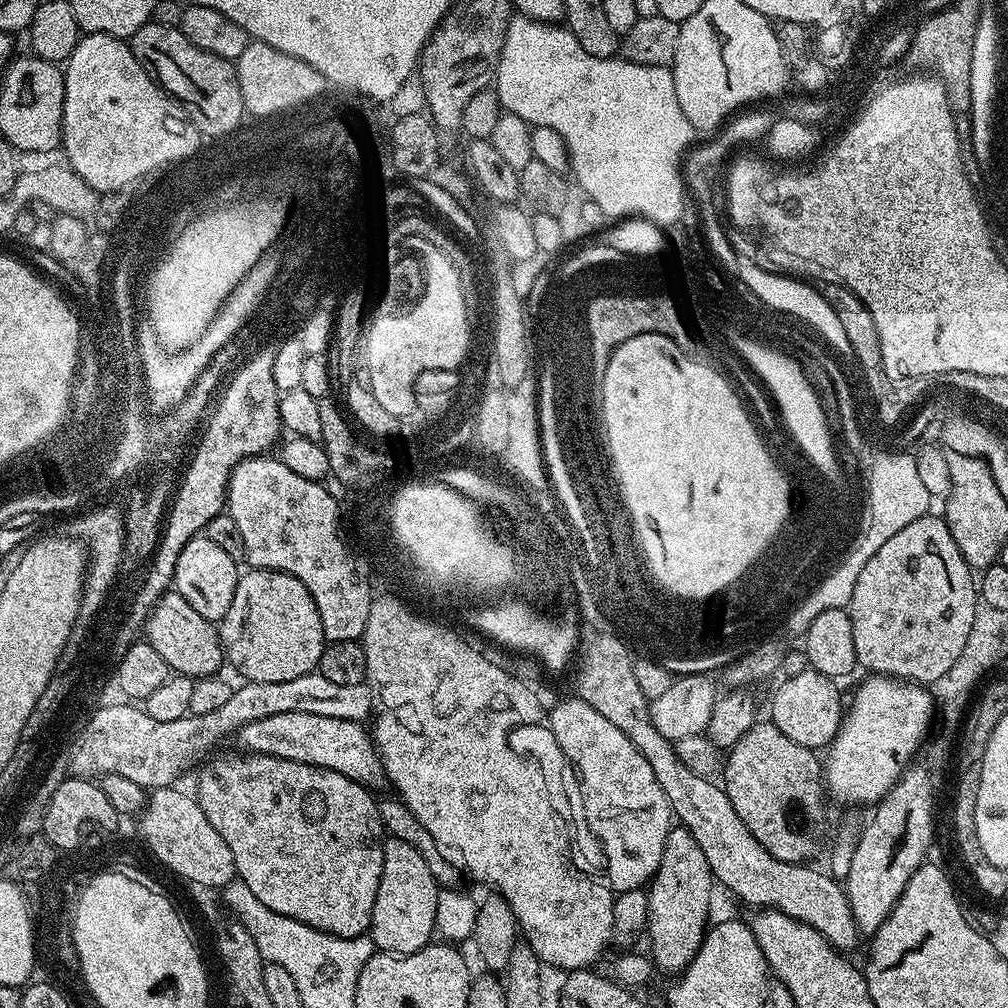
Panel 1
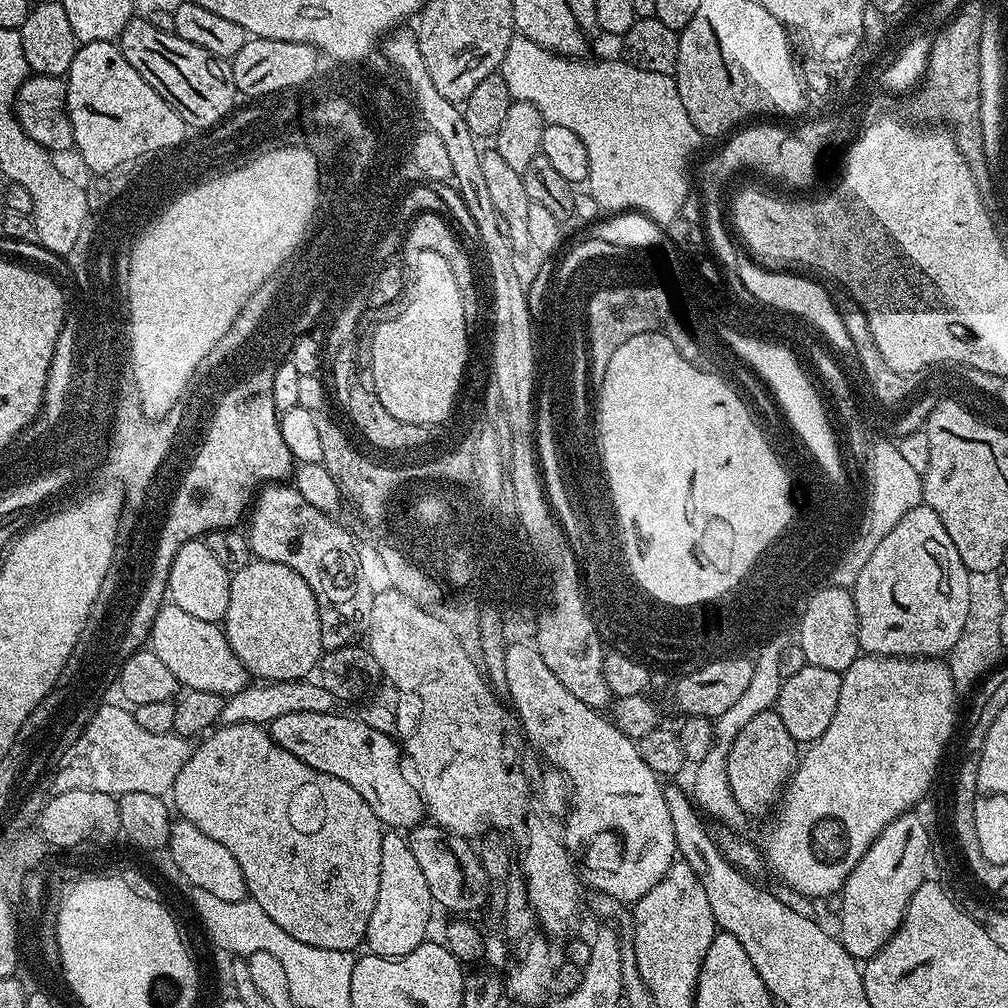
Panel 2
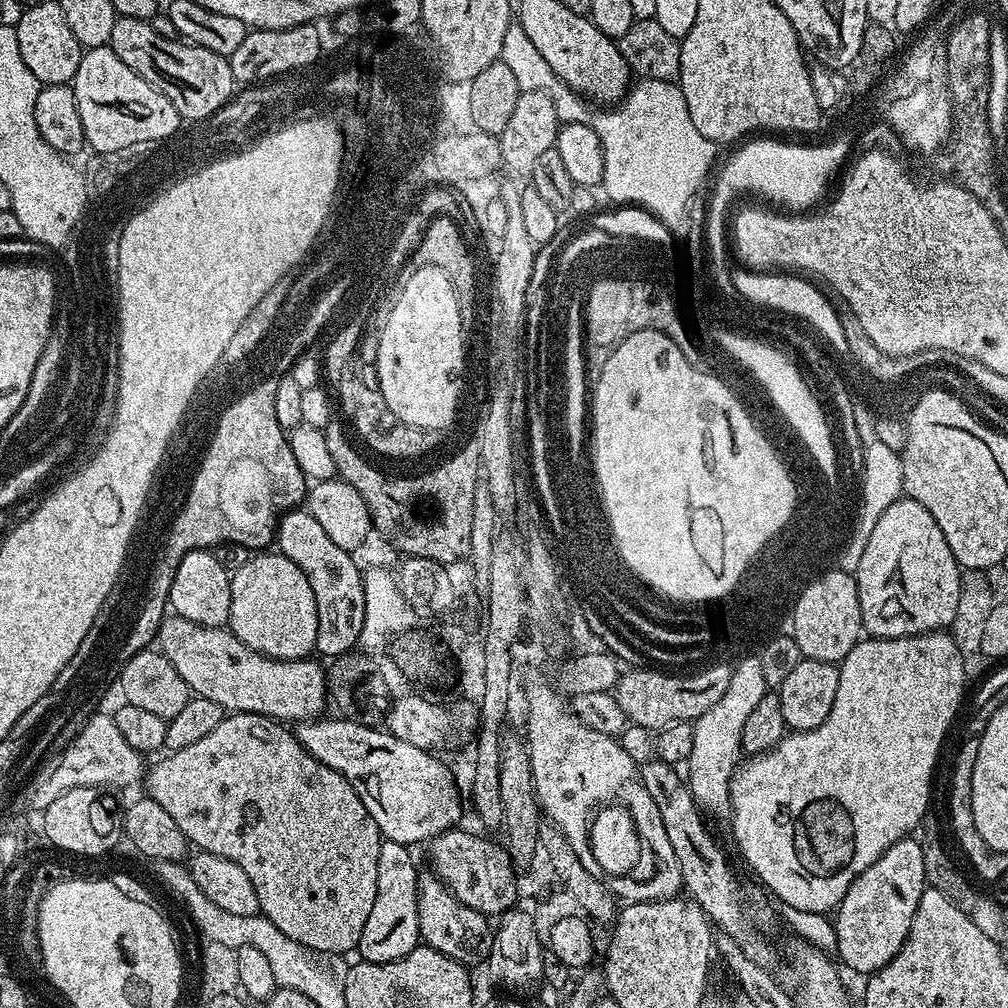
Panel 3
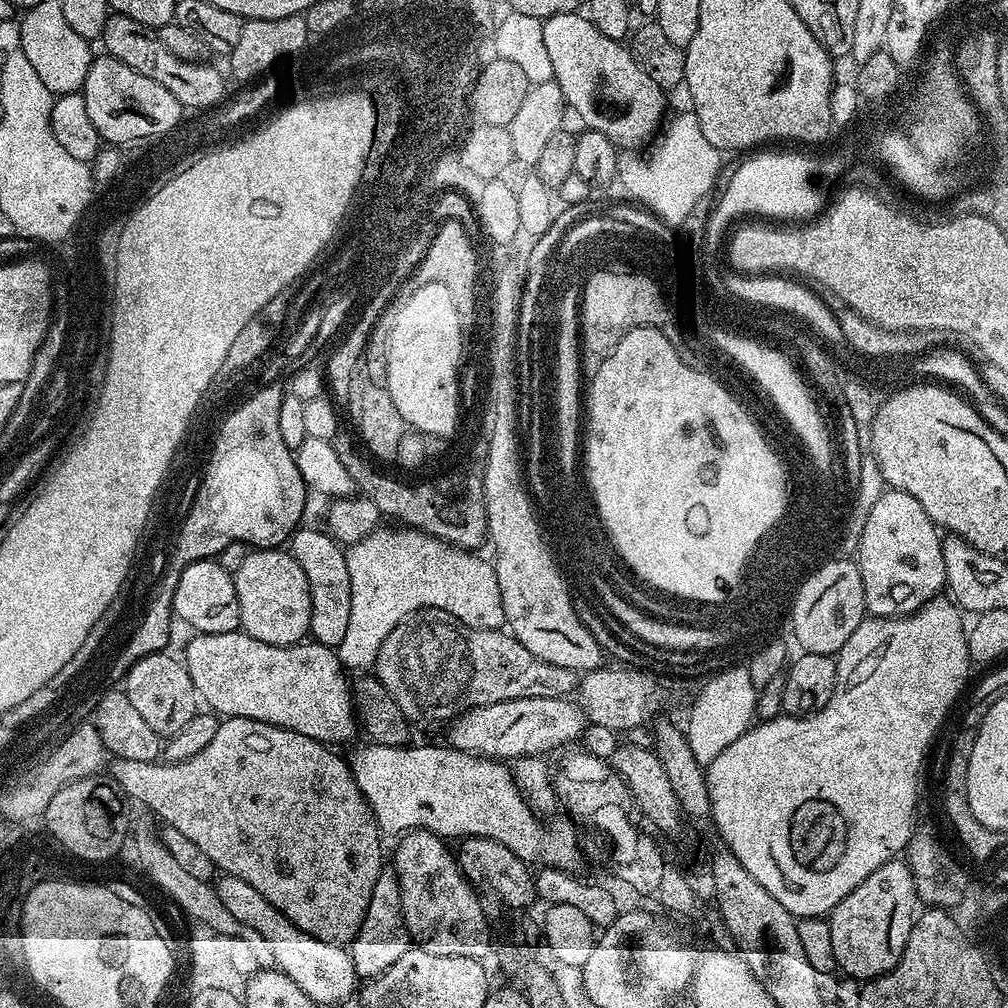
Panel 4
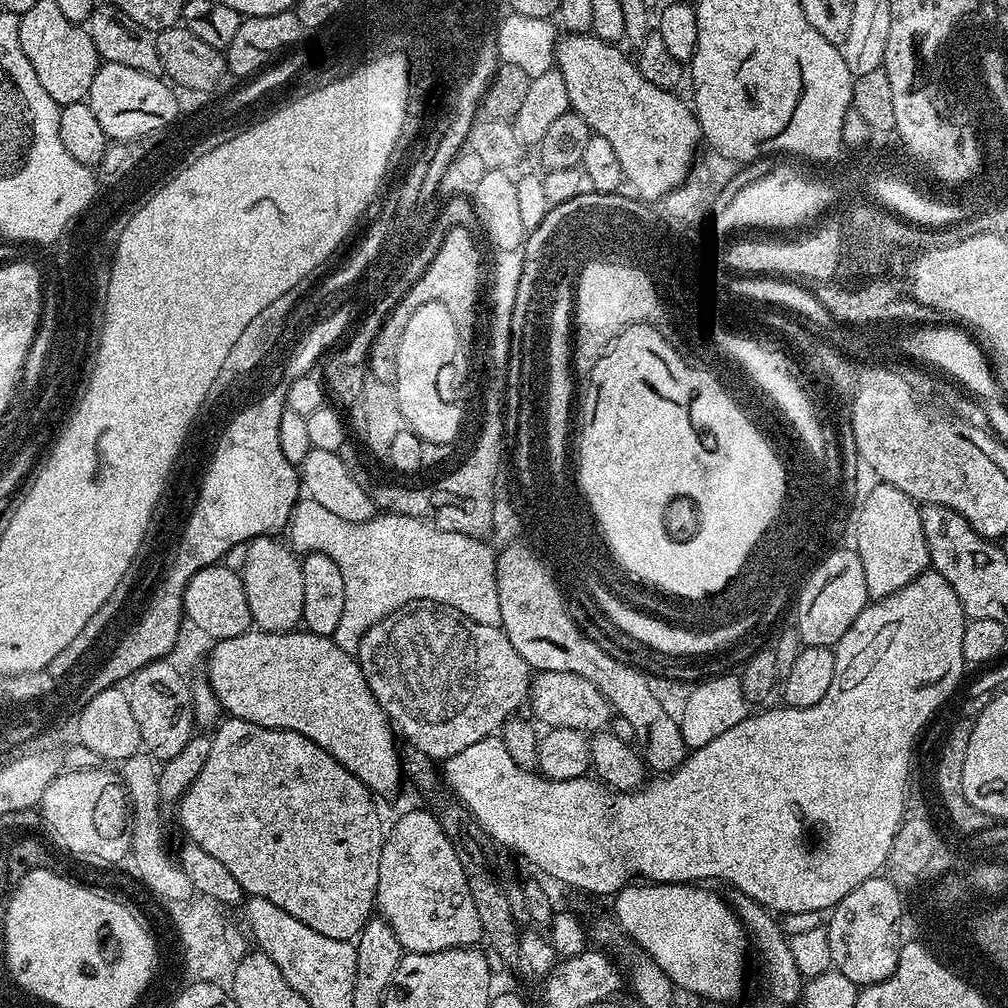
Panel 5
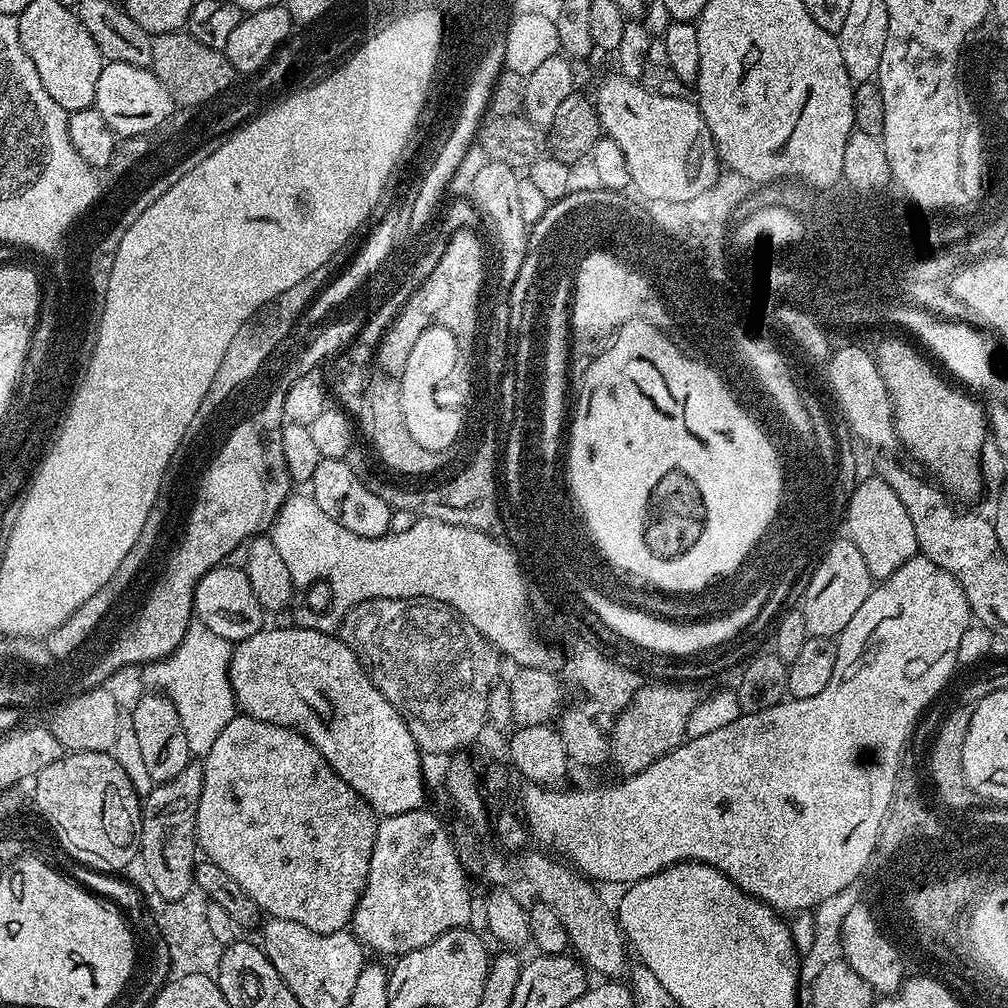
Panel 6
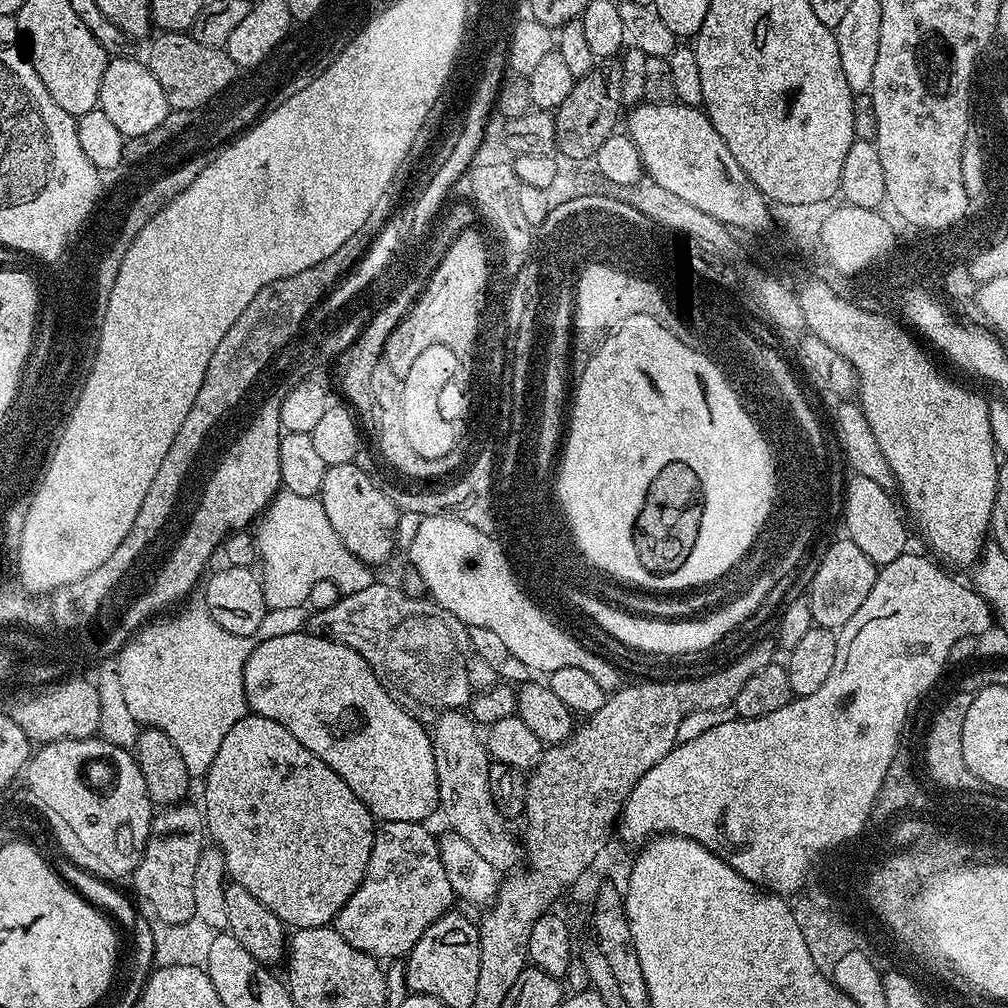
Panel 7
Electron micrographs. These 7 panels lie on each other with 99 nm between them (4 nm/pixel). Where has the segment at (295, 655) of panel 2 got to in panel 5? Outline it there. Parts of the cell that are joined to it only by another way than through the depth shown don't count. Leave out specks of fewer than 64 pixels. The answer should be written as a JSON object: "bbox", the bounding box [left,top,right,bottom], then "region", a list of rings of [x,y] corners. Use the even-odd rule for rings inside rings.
{"bbox":[242,536,302,632],"region":[[[259,536],[248,541],[246,566],[242,573],[246,602],[250,602],[253,625],[262,632],[291,632],[302,621],[302,566],[297,553],[287,543],[271,536]]]}

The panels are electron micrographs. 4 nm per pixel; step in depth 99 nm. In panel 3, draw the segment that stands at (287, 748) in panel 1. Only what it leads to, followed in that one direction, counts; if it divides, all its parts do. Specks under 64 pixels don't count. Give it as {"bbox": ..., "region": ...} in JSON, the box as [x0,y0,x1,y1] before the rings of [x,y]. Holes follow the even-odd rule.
{"bbox":[294,718,461,846],"region":[[[345,718],[324,719],[297,723],[294,728],[296,738],[311,756],[318,758],[320,764],[330,766],[330,770],[342,774],[346,782],[354,786],[354,794],[362,798],[362,806],[366,806],[368,816],[374,818],[383,839],[409,846],[420,843],[423,845],[461,823],[460,792],[456,789],[456,780],[452,777],[451,770],[436,757],[439,755],[433,754],[427,748],[410,746],[410,742],[402,742],[402,738],[394,738],[387,730],[379,727],[362,725]]]}

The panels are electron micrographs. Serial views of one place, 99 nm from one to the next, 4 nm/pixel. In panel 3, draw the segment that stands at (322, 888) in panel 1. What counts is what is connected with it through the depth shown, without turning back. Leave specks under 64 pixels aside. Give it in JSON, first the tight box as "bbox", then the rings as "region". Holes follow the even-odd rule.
{"bbox":[142,712,382,954],"region":[[[233,712],[225,715],[224,720],[218,722],[218,726],[214,726],[214,730],[210,730],[210,734],[206,734],[206,738],[201,738],[199,742],[194,742],[194,746],[186,746],[177,752],[168,752],[165,755],[165,760],[158,761],[153,768],[151,765],[147,769],[142,784],[148,787],[148,792],[146,792],[147,799],[158,802],[158,806],[162,806],[162,810],[166,810],[166,814],[170,814],[170,818],[174,818],[174,822],[178,822],[178,830],[182,830],[182,834],[186,834],[189,845],[195,846],[202,852],[218,854],[218,858],[230,858],[230,862],[235,862],[246,873],[246,878],[250,878],[250,882],[254,886],[254,894],[258,894],[258,902],[260,903],[263,916],[270,922],[274,922],[274,926],[278,926],[278,930],[282,930],[282,934],[286,934],[286,938],[298,942],[303,948],[309,949],[316,954],[328,954],[324,952],[348,952],[351,948],[353,951],[359,945],[362,938],[362,926],[366,926],[366,918],[370,918],[370,910],[374,906],[374,894],[378,890],[378,850],[380,849],[382,837],[378,826],[374,822],[374,818],[370,818],[366,806],[362,806],[362,798],[358,798],[358,794],[354,794],[354,786],[350,786],[350,782],[346,782],[346,778],[342,774],[330,770],[330,766],[320,764],[318,758],[311,756],[298,742],[295,731],[288,729],[287,732],[284,728],[287,727],[283,723],[273,720],[271,716],[259,716],[253,712]]]}

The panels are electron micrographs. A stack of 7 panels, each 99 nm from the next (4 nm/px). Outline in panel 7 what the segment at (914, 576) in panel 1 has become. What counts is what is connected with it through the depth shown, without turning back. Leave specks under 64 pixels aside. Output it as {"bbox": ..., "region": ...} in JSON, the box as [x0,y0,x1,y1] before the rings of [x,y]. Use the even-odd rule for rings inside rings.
{"bbox":[842,475,909,566],"region":[[[853,475],[851,479],[843,485],[842,520],[844,518],[844,528],[848,531],[845,532],[847,539],[852,540],[854,546],[858,546],[858,550],[862,550],[862,554],[866,554],[866,558],[873,560],[877,566],[894,562],[894,558],[898,558],[909,547],[909,525],[893,493],[882,490],[878,482],[870,482],[870,478],[865,476]]]}

